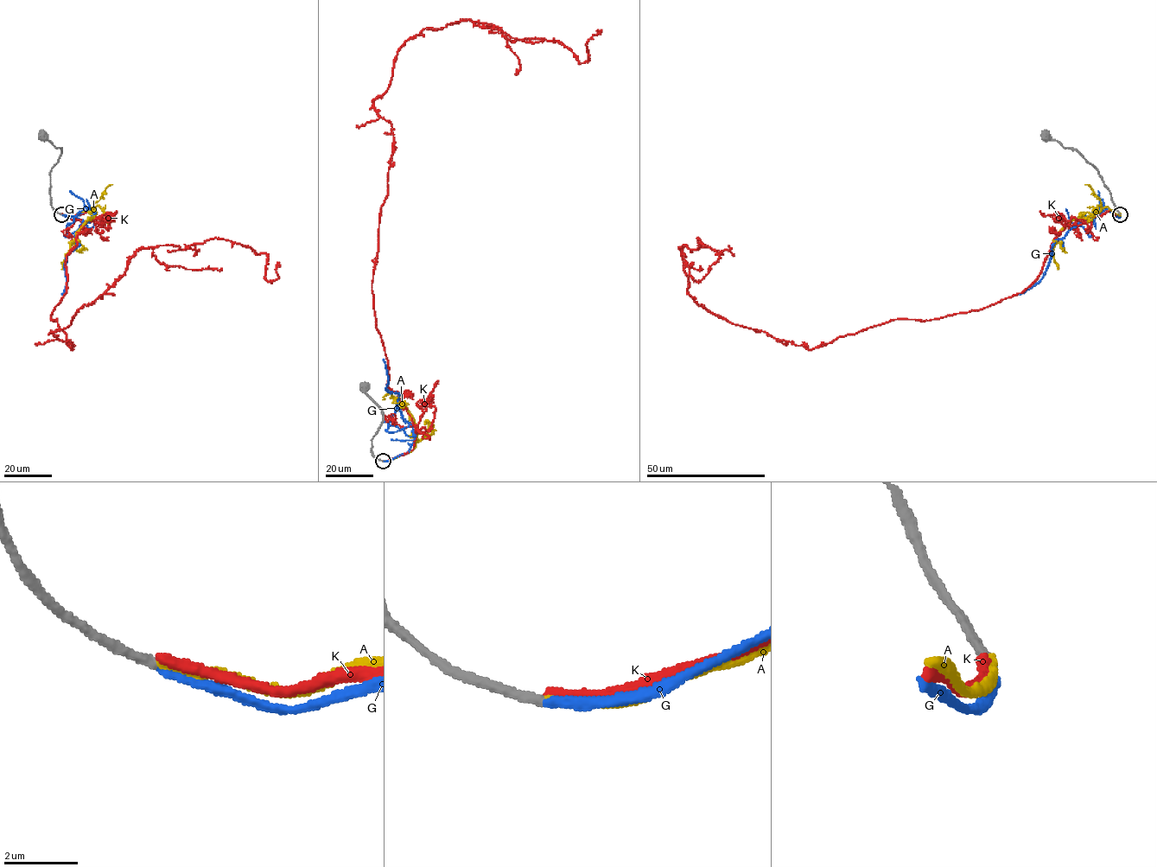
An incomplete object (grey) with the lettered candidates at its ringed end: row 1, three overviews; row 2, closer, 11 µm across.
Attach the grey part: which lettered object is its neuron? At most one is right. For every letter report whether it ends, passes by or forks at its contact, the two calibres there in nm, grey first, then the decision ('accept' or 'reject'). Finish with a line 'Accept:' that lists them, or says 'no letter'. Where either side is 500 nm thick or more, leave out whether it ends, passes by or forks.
A: it ends there; 280 nm thick on the grey side, 260 nm on the other; reject
G: it ends there; 280 nm thick on the grey side, 280 nm on the other; accept
K: it ends there; 280 nm thick on the grey side, 280 nm on the other; reject
Accept: G

